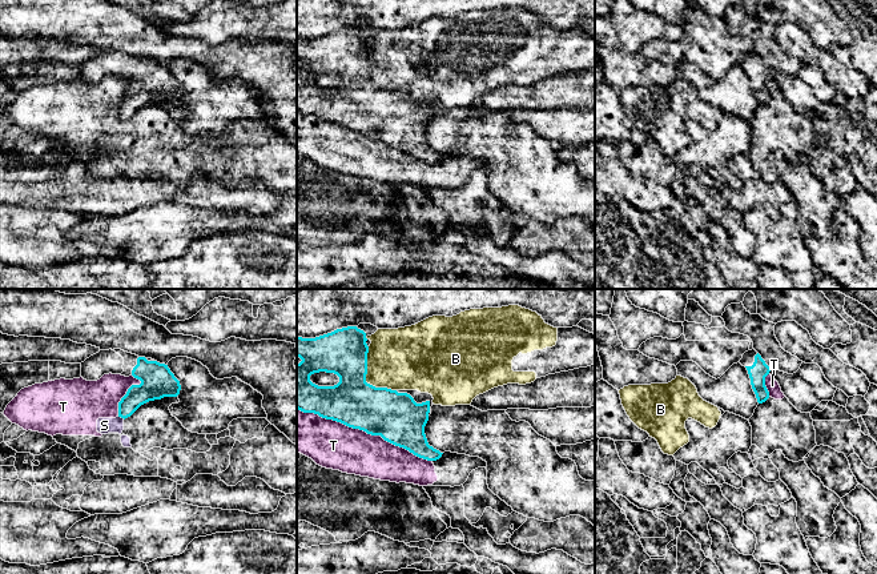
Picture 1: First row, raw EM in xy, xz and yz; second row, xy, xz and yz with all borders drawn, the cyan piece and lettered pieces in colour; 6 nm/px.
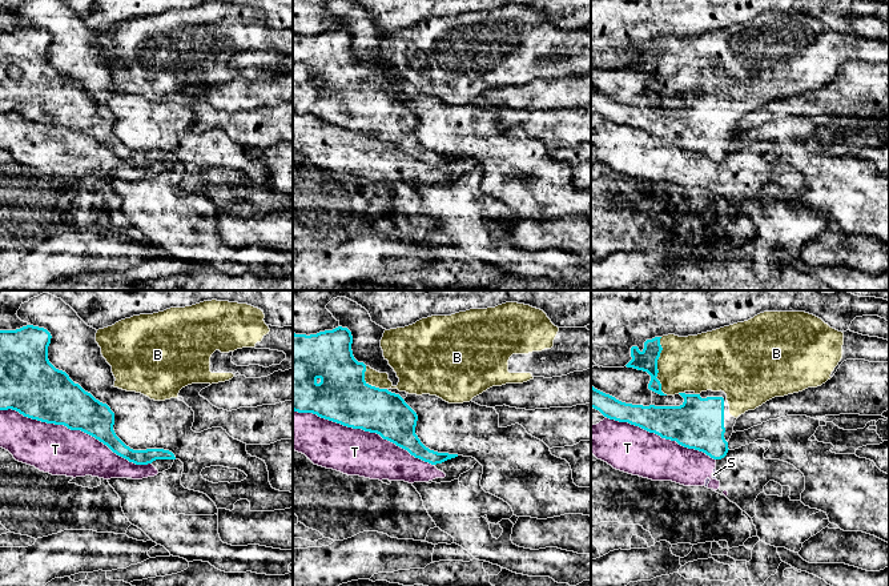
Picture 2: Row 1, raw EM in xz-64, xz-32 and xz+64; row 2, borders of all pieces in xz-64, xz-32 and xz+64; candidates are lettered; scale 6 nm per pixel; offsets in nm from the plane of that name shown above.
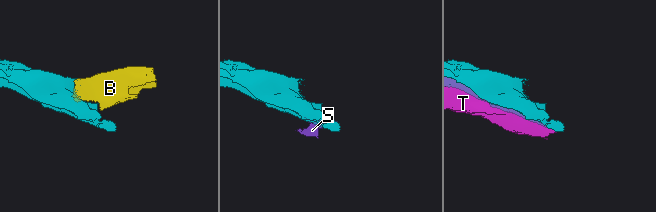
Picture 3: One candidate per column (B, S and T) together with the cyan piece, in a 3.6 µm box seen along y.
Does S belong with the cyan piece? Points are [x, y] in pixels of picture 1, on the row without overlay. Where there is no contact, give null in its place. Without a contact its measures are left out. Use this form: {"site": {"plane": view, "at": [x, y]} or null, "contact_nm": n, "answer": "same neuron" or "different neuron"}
{"site": {"plane": "xy", "at": [121, 119]}, "contact_nm": 40, "answer": "different neuron"}

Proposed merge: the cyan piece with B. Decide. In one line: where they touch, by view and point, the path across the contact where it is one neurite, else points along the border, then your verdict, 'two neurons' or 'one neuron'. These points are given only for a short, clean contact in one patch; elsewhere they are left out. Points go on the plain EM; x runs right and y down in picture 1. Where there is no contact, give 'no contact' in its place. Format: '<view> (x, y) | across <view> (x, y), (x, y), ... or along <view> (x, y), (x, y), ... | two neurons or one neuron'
xz (365, 80) | across xz (382, 113), (367, 99), (365, 80), (401, 60) | one neuron

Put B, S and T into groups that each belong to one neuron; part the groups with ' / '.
B / S T

